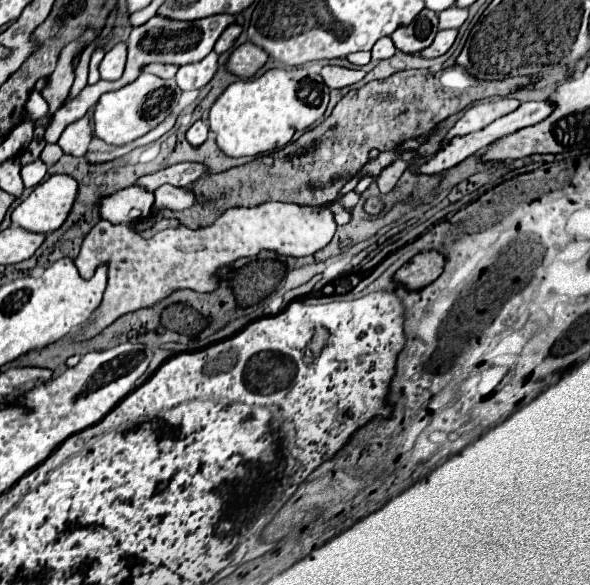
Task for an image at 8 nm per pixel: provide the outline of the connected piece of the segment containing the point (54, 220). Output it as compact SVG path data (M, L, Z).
M64 174L50 176L12 212L12 224L32 232L54 232L70 214L76 192L78 182L74 178Z

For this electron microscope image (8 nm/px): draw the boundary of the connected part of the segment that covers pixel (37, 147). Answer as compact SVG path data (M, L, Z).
M32 140L32 142L28 144L28 150L22 154L22 164L28 164L28 162L36 160L36 158L40 156L40 152L42 152L44 146L46 146L44 140Z

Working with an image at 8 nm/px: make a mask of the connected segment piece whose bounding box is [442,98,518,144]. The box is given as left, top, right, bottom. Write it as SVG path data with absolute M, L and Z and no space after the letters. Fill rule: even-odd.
M500 98L496 102L480 102L480 104L468 108L464 112L464 116L448 130L446 140L442 144L446 144L454 136L464 136L464 134L476 132L476 130L488 126L496 118L500 118L500 116L516 110L516 108L518 108L518 100L516 98Z

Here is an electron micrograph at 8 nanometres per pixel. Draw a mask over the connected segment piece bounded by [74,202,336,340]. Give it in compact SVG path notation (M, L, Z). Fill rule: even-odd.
M264 202L254 208L232 208L232 210L226 210L222 216L218 216L210 226L196 228L196 230L186 228L186 226L168 228L150 240L144 240L138 232L134 232L134 228L130 224L110 224L108 220L100 220L90 230L90 234L84 238L80 254L74 260L74 264L78 268L78 274L84 280L92 278L96 268L106 264L108 266L108 286L106 286L100 308L96 308L96 312L88 320L88 324L84 324L76 332L74 340L90 340L96 334L100 334L100 330L104 330L106 326L116 322L120 316L124 316L128 312L136 312L140 308L150 308L150 306L162 302L164 298L168 298L176 290L188 288L194 292L214 292L220 286L218 270L222 266L230 266L238 258L254 258L262 250L270 250L270 252L274 250L276 254L296 256L296 258L310 256L310 254L322 250L332 240L334 232L336 232L336 222L334 222L332 212L328 212L326 206L298 206L298 204L284 204L284 202Z

